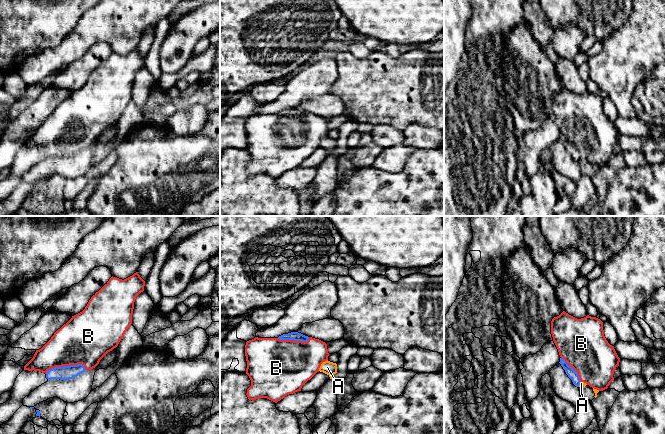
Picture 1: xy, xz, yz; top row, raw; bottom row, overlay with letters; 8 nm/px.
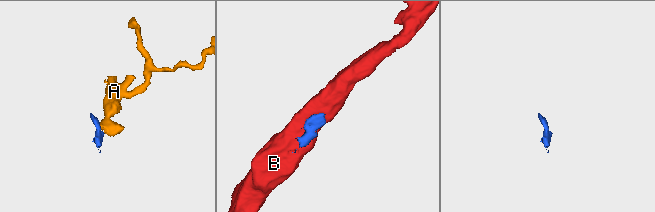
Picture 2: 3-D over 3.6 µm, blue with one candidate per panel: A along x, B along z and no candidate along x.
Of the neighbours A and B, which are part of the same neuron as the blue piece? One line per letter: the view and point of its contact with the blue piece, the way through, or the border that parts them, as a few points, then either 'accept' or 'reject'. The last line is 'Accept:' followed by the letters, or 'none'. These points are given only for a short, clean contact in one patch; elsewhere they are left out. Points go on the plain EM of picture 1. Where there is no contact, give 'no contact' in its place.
A: meets blue in yz at (579, 160); runs through yz (572, 150), (579, 160), (581, 159); accept
B: meets blue in xy at (65, 142); reject
Accept: A

